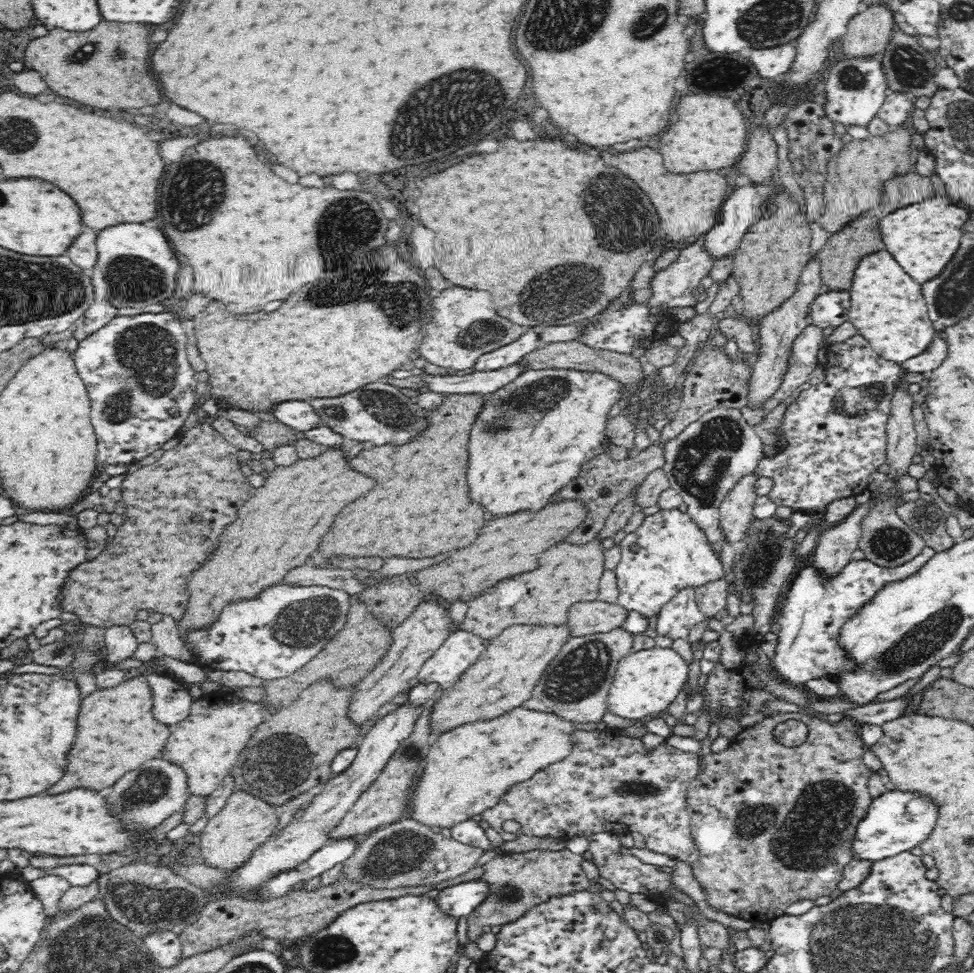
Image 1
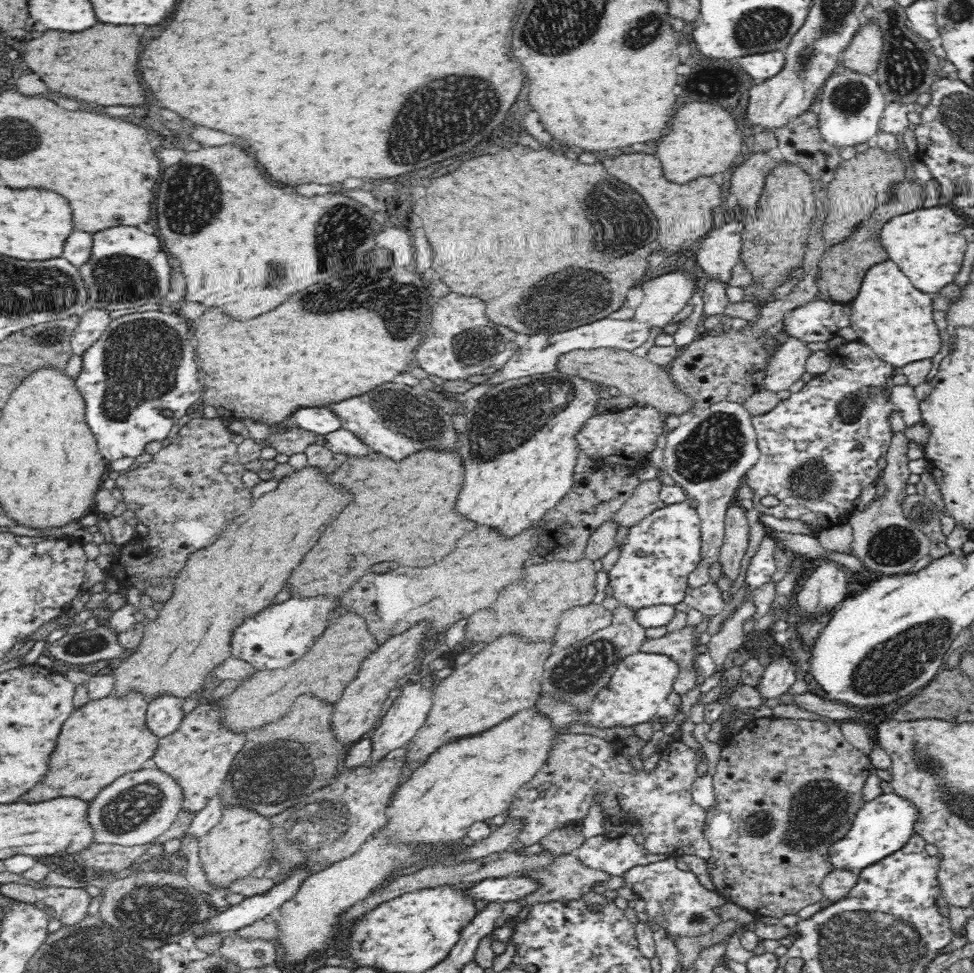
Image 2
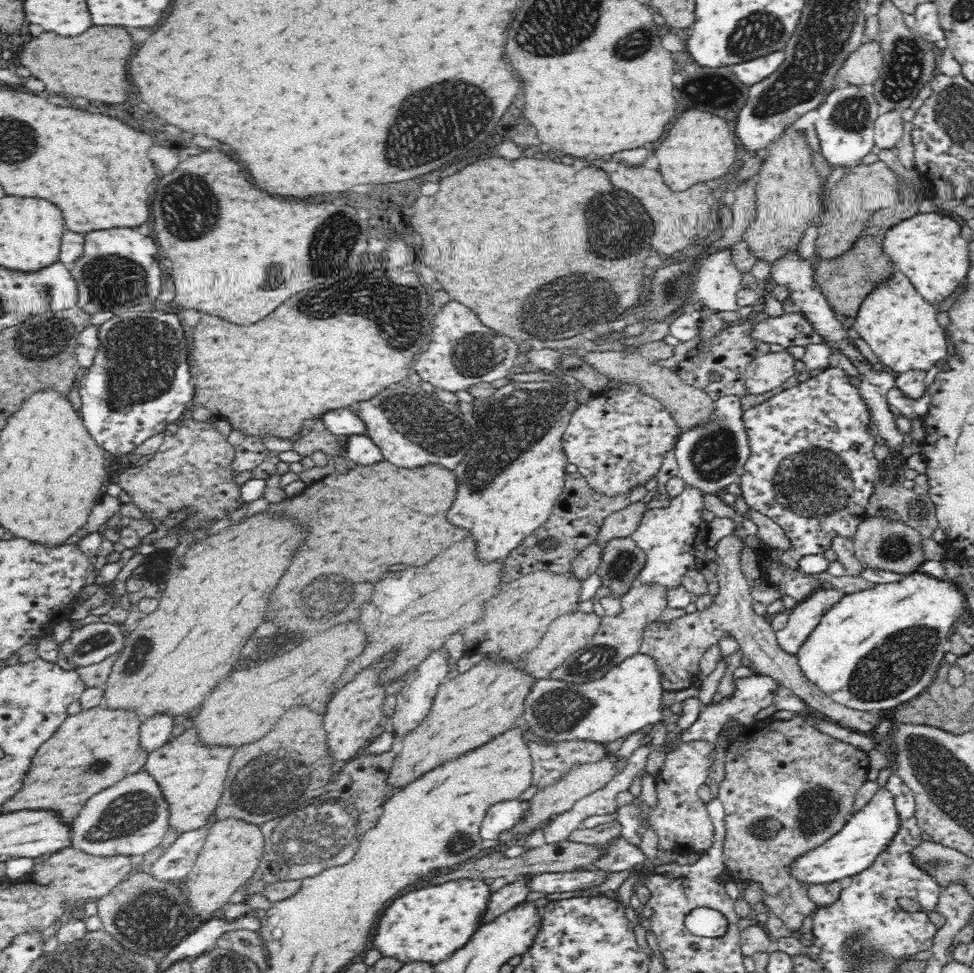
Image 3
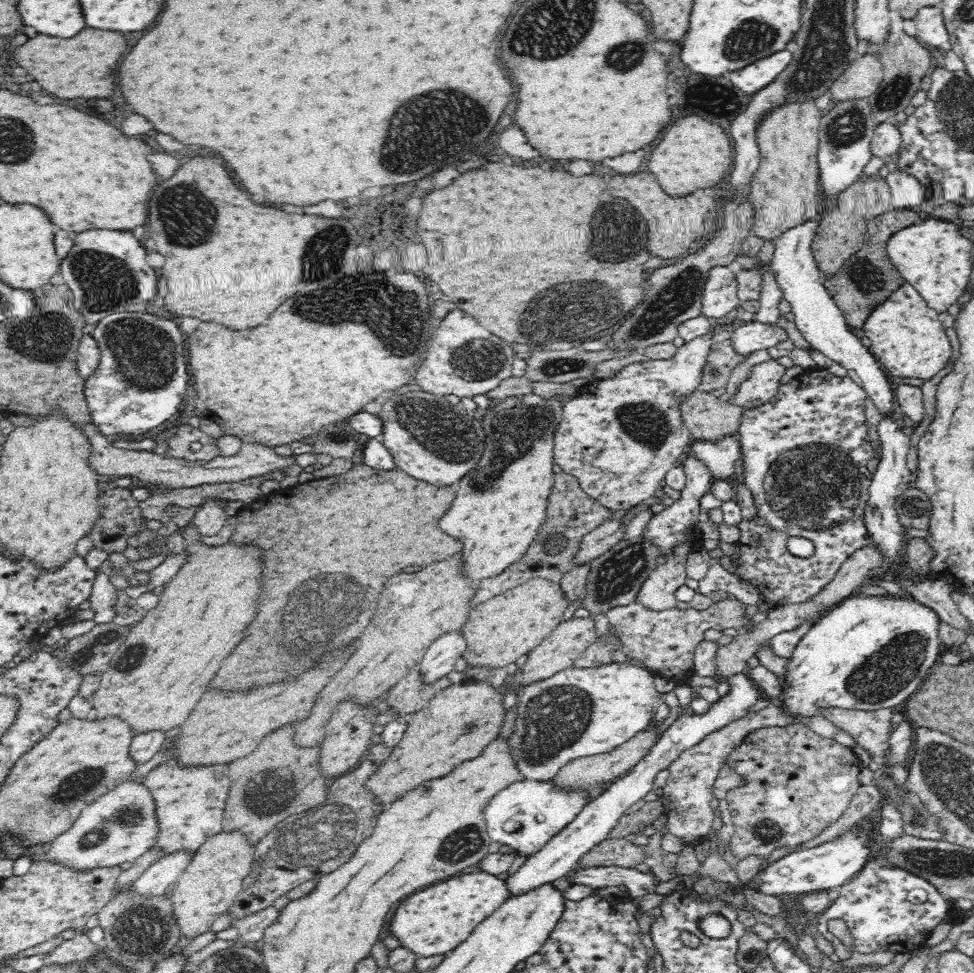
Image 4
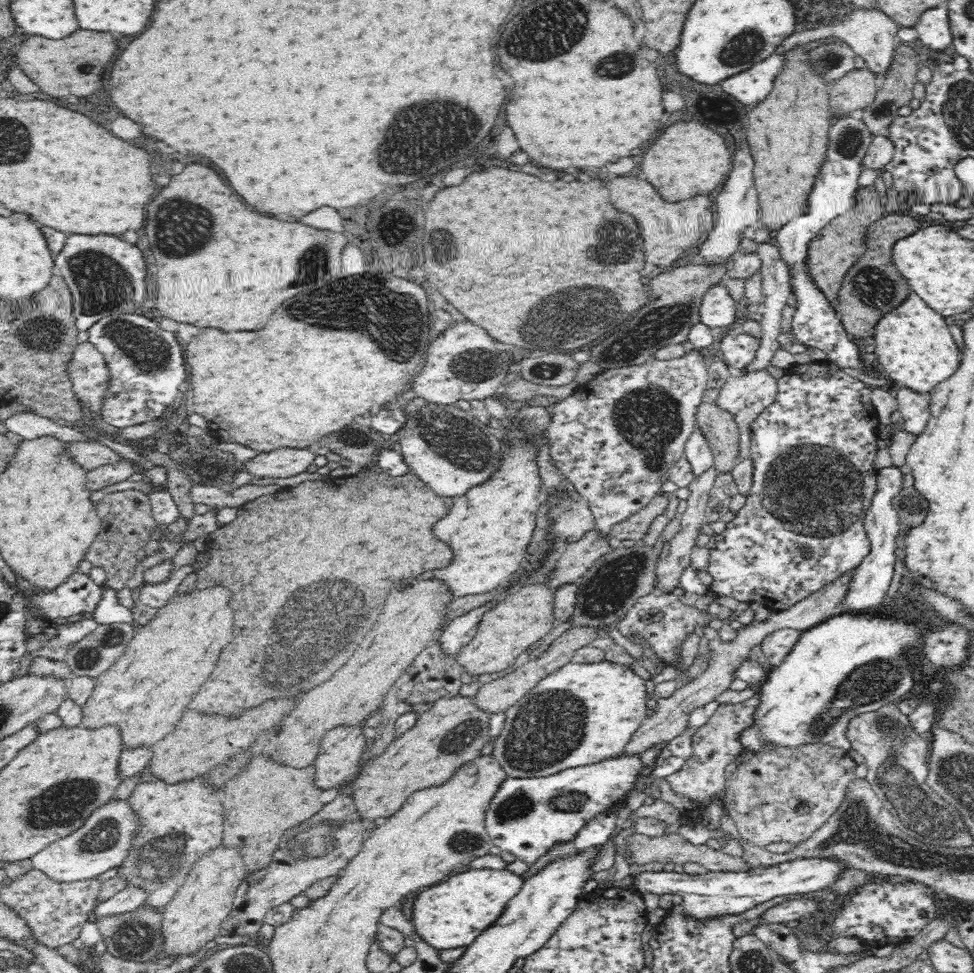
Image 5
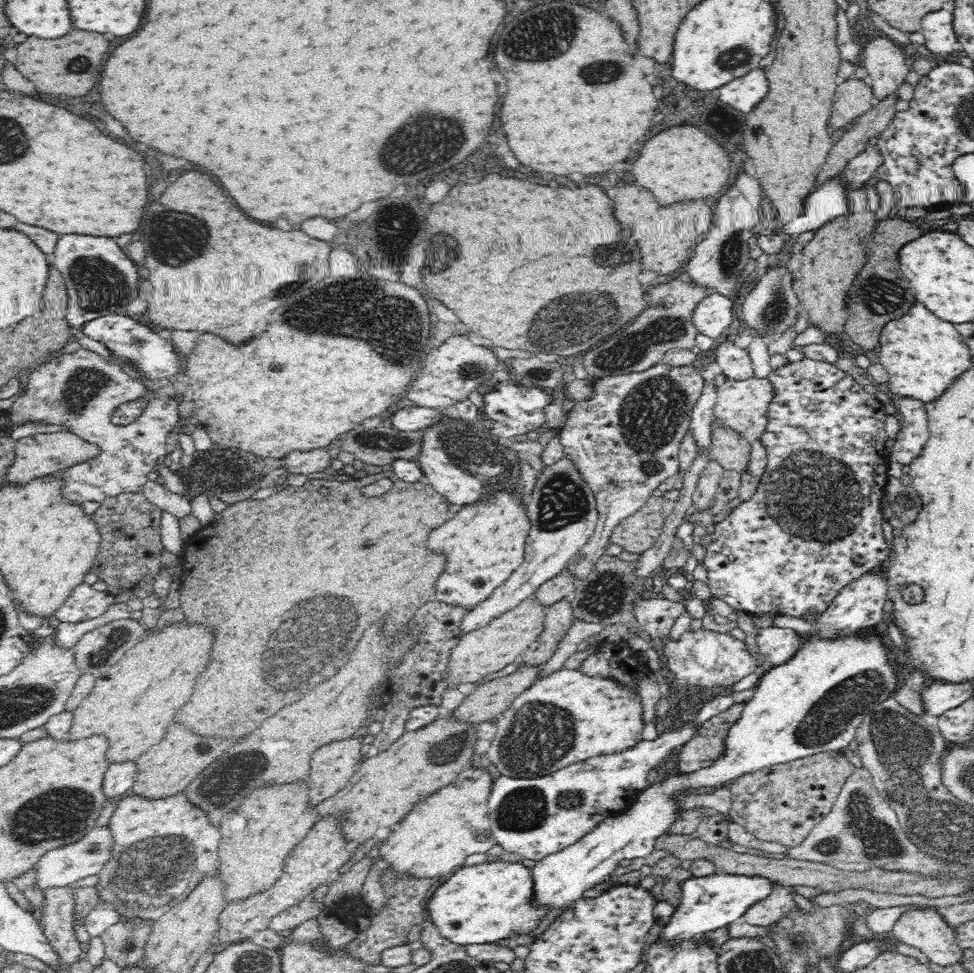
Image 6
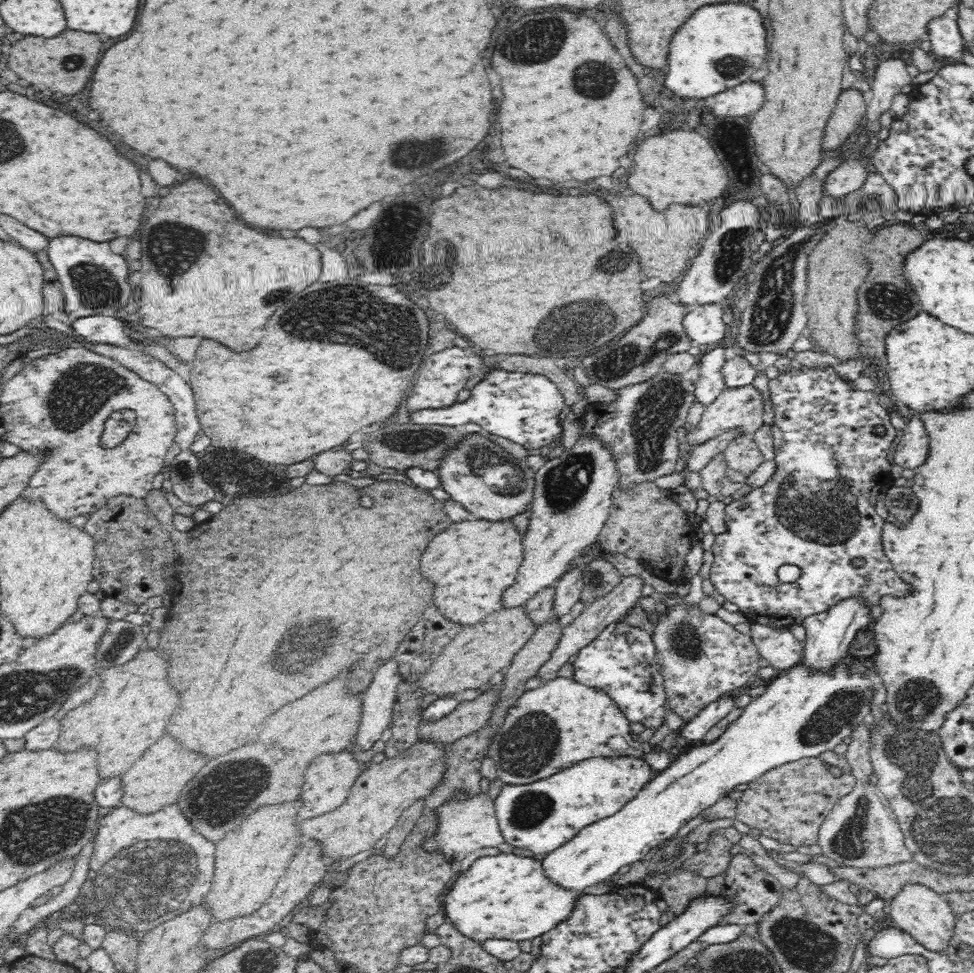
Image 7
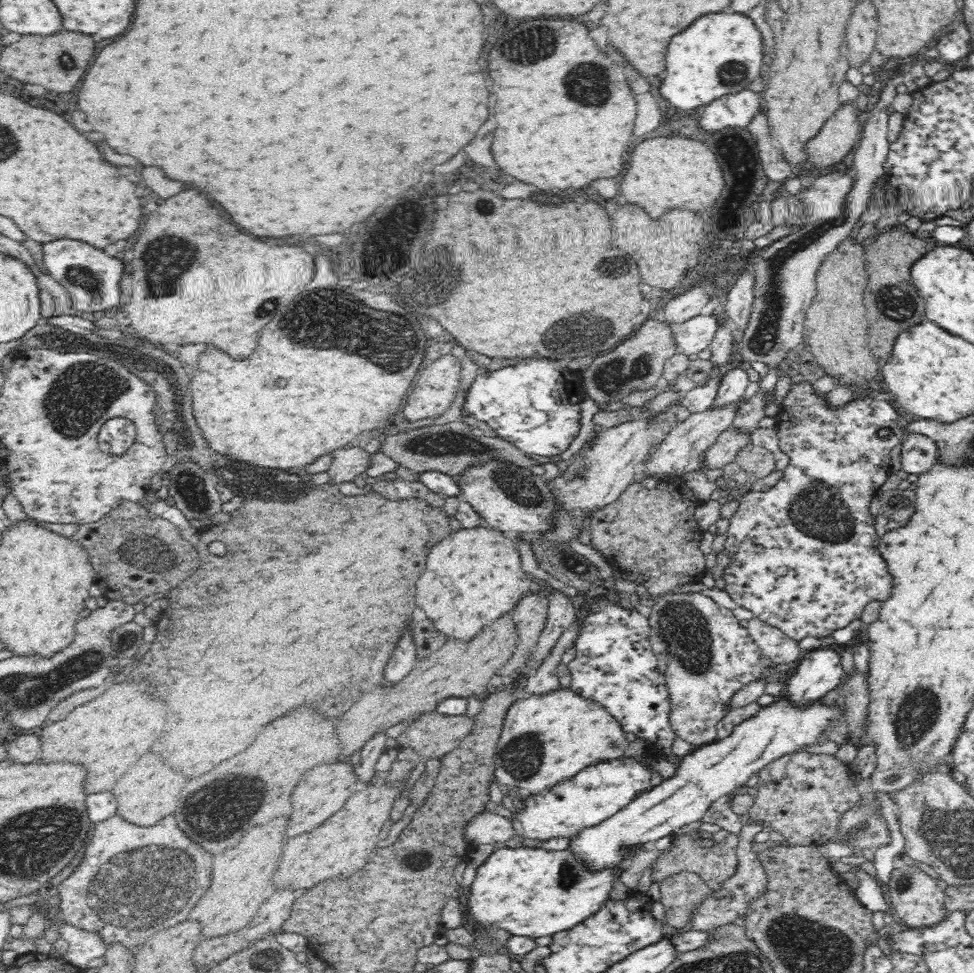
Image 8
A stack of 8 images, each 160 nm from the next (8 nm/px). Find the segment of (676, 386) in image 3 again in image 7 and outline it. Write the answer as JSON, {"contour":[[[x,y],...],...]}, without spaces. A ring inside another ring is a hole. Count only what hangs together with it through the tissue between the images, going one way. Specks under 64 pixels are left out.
{"contour":[[[738,436],[725,448],[724,456],[729,468],[740,471],[746,476],[754,474],[758,466],[766,461],[764,453],[750,436]]]}

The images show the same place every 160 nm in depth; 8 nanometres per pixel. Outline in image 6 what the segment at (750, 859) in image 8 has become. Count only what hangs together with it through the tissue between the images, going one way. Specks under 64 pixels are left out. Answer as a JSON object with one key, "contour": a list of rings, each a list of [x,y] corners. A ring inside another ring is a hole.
{"contour":[[[772,883],[771,887],[772,890],[766,898],[758,900],[754,906],[746,909],[740,918],[740,922],[767,927],[776,922],[784,913],[797,907],[793,896],[789,894],[785,886]]]}

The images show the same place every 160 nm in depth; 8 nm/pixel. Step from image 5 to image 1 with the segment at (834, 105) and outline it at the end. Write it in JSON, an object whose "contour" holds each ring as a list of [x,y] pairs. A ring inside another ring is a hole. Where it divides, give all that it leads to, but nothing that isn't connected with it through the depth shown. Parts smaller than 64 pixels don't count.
{"contour":[[[876,4],[852,17],[846,34],[842,36],[845,58],[881,57],[897,19],[890,9]]]}

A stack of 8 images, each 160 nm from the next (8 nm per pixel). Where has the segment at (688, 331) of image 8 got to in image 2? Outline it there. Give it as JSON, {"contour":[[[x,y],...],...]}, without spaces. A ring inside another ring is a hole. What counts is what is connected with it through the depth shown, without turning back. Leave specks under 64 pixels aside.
{"contour":[[[736,210],[736,218],[733,214],[730,220],[738,222],[715,225],[714,230],[700,240],[702,246],[696,253],[698,268],[708,281],[721,282],[726,288],[730,286],[734,266],[741,258],[741,230],[744,226],[739,222],[739,210]]]}

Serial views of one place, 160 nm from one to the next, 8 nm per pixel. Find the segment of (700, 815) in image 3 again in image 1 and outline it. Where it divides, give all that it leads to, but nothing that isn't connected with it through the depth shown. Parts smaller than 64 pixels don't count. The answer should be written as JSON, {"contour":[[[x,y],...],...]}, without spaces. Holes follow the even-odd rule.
{"contour":[[[576,729],[569,740],[572,750],[564,760],[556,761],[536,772],[526,782],[512,786],[498,806],[482,814],[482,818],[501,835],[504,842],[517,838],[516,834],[502,828],[506,820],[514,820],[520,824],[522,835],[528,838],[554,836],[567,841],[578,834],[590,837],[597,832],[638,832],[644,837],[648,850],[678,858],[688,865],[699,860],[701,853],[692,837],[691,816],[687,812],[688,788],[699,774],[696,754],[686,753],[668,742],[663,742],[650,752],[645,749],[641,738],[618,729]]]}

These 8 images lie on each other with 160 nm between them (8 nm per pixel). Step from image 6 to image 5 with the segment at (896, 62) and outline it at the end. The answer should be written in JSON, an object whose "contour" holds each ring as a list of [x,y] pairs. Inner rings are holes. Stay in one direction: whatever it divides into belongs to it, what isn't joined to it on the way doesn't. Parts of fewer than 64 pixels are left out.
{"contour":[[[856,8],[841,21],[832,22],[826,26],[821,25],[816,30],[808,30],[808,32],[802,32],[802,34],[788,35],[776,46],[774,54],[784,54],[784,50],[788,50],[788,46],[792,48],[800,43],[835,37],[845,42],[856,53],[856,56],[864,58],[867,69],[876,74],[881,80],[888,74],[888,70],[890,70],[892,62],[894,62],[894,52],[899,46],[896,44],[896,32],[898,32],[899,27],[886,14],[880,13],[880,10],[876,8],[871,8],[870,10]]]}

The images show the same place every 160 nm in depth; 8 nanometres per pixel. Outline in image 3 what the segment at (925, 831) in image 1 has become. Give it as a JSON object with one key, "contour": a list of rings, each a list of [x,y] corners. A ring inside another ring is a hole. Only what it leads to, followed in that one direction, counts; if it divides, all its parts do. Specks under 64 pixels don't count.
{"contour":[[[886,742],[883,752],[886,752],[887,765],[879,770],[878,792],[872,797],[872,800],[860,810],[850,815],[846,825],[838,834],[834,834],[832,838],[826,840],[821,846],[816,846],[812,850],[808,850],[806,854],[798,856],[790,866],[788,866],[789,876],[793,880],[803,882],[804,885],[830,885],[838,883],[838,880],[853,877],[855,874],[868,869],[876,860],[876,856],[886,849],[888,842],[894,838],[896,830],[898,830],[897,814],[895,811],[894,797],[890,789],[886,787],[890,776],[895,772],[894,768],[894,750],[890,742]]]}

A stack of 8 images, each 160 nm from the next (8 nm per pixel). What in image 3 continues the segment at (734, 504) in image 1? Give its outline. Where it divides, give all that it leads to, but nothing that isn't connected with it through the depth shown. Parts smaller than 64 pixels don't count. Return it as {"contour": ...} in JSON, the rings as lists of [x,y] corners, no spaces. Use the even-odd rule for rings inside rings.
{"contour":[[[735,533],[721,538],[714,550],[717,557],[714,560],[717,566],[717,577],[719,593],[713,597],[711,606],[685,614],[670,620],[670,622],[660,622],[654,619],[646,623],[642,629],[642,644],[638,653],[645,654],[654,659],[656,670],[659,671],[661,685],[663,689],[671,691],[682,691],[697,685],[700,660],[704,653],[712,644],[718,642],[727,634],[733,635],[744,651],[743,656],[752,660],[751,667],[760,675],[769,676],[775,682],[789,688],[798,698],[805,702],[807,708],[824,714],[832,722],[837,722],[840,726],[852,728],[853,731],[869,734],[882,722],[882,714],[879,712],[866,712],[854,710],[832,700],[801,673],[800,665],[797,663],[795,655],[788,654],[780,649],[775,637],[775,630],[772,628],[770,619],[754,613],[754,599],[750,595],[751,589],[746,581],[744,573],[741,571],[741,553],[744,548],[742,537]]]}

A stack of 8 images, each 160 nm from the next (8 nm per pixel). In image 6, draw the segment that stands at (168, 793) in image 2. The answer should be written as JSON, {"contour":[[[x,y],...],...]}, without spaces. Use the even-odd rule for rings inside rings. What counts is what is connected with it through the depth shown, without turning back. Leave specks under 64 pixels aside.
{"contour":[[[95,826],[85,838],[74,845],[64,846],[64,848],[54,849],[44,854],[36,870],[36,888],[41,891],[63,888],[86,876],[100,873],[110,858],[110,846],[112,846],[110,838],[112,837],[110,837],[108,826]]]}

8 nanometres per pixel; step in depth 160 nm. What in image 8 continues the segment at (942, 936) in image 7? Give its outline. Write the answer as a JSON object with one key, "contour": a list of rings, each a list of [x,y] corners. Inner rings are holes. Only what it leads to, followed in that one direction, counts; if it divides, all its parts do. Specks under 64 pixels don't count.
{"contour":[[[896,863],[886,884],[888,900],[890,900],[890,905],[895,911],[895,916],[908,928],[938,924],[949,913],[944,908],[945,892],[920,867],[914,866],[914,864],[912,866],[902,866]]]}

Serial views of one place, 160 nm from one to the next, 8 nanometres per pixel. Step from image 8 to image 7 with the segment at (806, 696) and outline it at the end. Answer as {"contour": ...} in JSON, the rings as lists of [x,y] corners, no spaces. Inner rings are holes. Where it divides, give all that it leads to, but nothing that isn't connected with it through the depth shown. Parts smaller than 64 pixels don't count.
{"contour":[[[848,598],[824,613],[808,616],[802,624],[805,628],[806,640],[804,642],[805,651],[800,662],[801,666],[809,672],[832,674],[840,662],[845,662],[851,658],[849,646],[852,640],[859,630],[869,626],[868,624],[872,621],[870,607],[863,606],[863,602],[859,598]]]}

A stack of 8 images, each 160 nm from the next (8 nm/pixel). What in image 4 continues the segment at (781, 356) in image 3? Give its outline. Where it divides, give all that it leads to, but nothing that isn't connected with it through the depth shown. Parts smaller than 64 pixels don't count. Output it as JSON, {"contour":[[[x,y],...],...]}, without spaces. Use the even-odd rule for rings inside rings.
{"contour":[[[774,359],[756,366],[750,377],[738,386],[738,390],[724,399],[734,406],[743,408],[744,411],[758,408],[778,394],[780,379],[785,371],[784,366],[776,363]]]}

